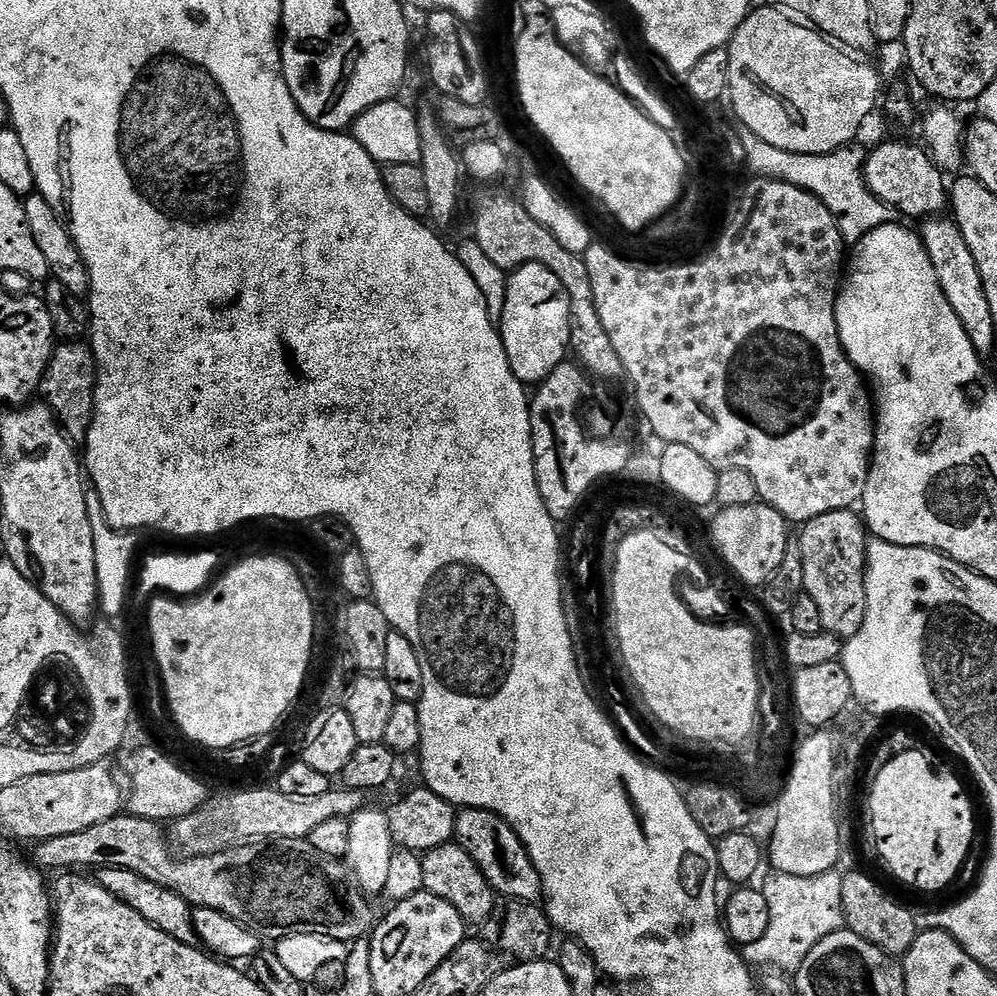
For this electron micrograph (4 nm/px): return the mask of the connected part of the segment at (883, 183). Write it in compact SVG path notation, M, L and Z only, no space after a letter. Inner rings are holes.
M888 140L872 153L869 151L864 162L864 181L868 189L882 202L895 208L901 217L939 216L950 204L950 188L946 180L944 184L945 173L931 155L923 147L920 148L903 144L900 140Z

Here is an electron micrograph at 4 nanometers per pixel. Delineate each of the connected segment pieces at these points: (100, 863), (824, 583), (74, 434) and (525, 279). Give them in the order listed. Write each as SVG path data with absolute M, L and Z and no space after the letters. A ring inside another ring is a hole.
M121 814L98 826L39 841L31 859L37 868L56 870L99 870L121 868L134 870L158 886L166 886L186 898L193 908L218 910L243 928L249 928L268 942L290 934L326 934L341 942L360 940L378 923L378 912L364 904L360 912L348 909L350 869L344 860L331 860L314 850L308 839L270 840L242 844L209 856L190 856L175 860L173 845L155 820Z
M843 508L842 510L834 510L830 514L822 514L818 518L814 518L809 524L803 525L799 529L798 539L800 541L800 549L802 550L802 578L804 579L804 595L814 598L814 602L818 605L818 611L822 613L822 626L824 631L839 636L841 641L847 642L854 634L858 634L858 630L862 630L862 622L866 618L866 578L864 573L868 571L868 546L870 543L870 533L861 517L855 516L855 511Z
M83 339L57 343L53 347L52 357L44 371L44 379L40 382L38 392L43 403L51 408L52 413L60 421L65 436L73 442L87 441L96 393L96 359L92 353L91 343Z
M522 264L515 272L508 276L508 285L506 286L506 302L502 306L502 318L498 321L500 337L506 346L506 358L510 358L510 370L514 370L514 378L521 380L525 386L539 386L544 379L547 378L554 369L560 364L565 363L566 357L569 355L570 345L572 342L572 311L570 310L570 298L566 294L566 290L562 286L560 279L550 270L546 270L546 266L541 264Z

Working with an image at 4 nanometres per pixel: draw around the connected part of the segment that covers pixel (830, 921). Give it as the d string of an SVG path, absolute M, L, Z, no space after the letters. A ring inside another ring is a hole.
M833 870L826 874L814 874L810 878L798 878L798 874L771 873L762 891L770 909L770 927L758 942L743 945L742 955L749 965L757 969L775 970L780 974L794 974L806 962L806 954L830 934L845 927L842 910L843 875Z

